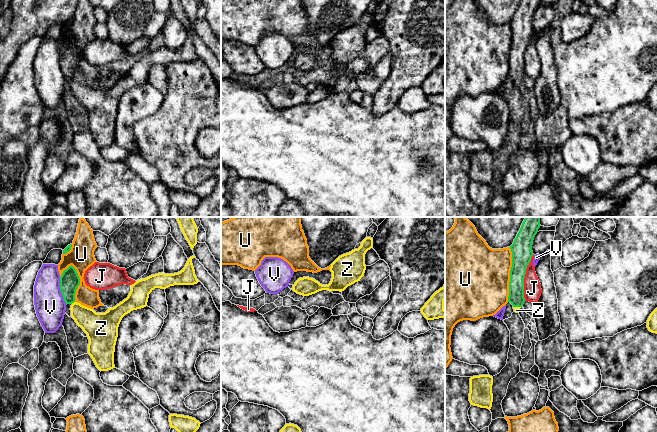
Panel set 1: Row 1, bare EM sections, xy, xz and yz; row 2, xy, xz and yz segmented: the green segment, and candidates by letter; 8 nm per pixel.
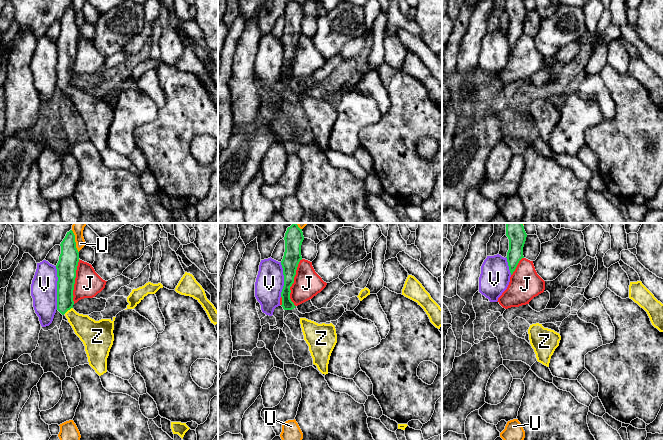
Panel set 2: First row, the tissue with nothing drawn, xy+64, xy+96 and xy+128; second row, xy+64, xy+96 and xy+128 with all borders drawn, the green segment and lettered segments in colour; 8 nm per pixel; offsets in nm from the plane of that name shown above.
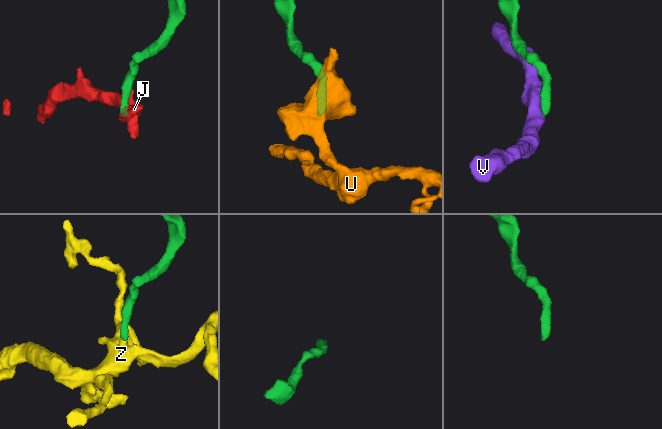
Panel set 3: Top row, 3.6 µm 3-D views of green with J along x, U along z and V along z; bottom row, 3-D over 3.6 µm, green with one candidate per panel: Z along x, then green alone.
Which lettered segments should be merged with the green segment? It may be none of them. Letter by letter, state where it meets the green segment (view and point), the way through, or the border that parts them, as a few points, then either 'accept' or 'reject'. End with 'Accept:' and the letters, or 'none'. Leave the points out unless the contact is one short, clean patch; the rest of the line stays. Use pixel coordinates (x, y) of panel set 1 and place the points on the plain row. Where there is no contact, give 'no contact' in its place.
J: contact yz (524, 53); border yz (533, 30), (524, 54), (524, 76); reject
U: contact yz (510, 50); reject
V: contact xy (61, 67); reject
Z: contact xy (72, 78); way xy (69, 57), (69, 74), (72, 78), (94, 100); accept
Accept: Z

